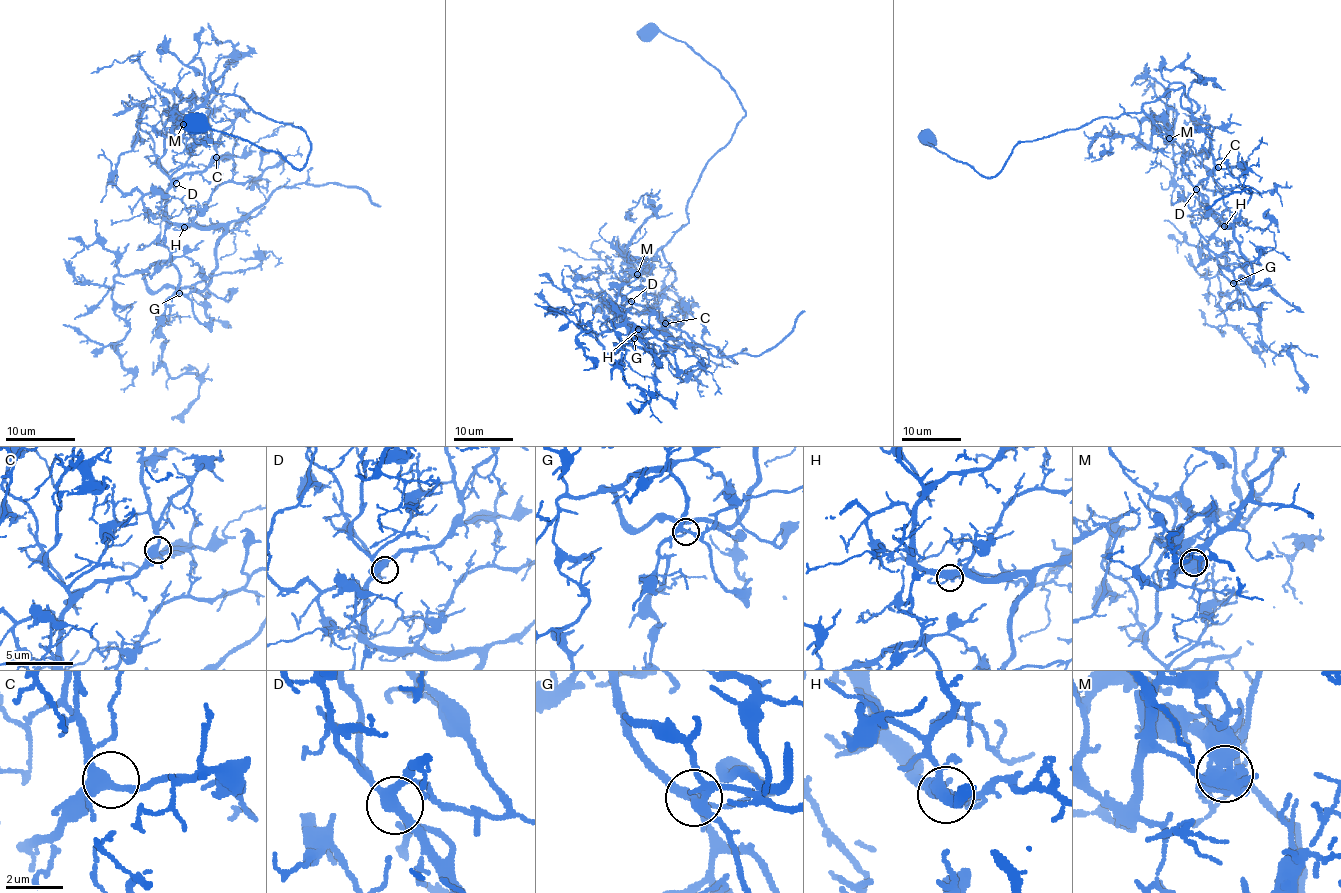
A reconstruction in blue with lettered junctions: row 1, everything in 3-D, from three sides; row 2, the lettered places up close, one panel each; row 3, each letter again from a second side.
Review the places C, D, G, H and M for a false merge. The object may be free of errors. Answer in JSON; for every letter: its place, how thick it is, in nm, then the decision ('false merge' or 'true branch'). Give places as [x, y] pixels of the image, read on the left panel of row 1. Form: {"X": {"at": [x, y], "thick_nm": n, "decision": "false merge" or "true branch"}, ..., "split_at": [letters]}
{"C": {"at": [216, 157], "thick_nm": 360, "decision": "true branch"}, "D": {"at": [176, 183], "thick_nm": 360, "decision": "true branch"}, "G": {"at": [179, 293], "thick_nm": 260, "decision": "true branch"}, "H": {"at": [184, 227], "thick_nm": 400, "decision": "true branch"}, "M": {"at": [183, 124], "thick_nm": 550, "decision": "false merge"}, "split_at": ["M"]}

